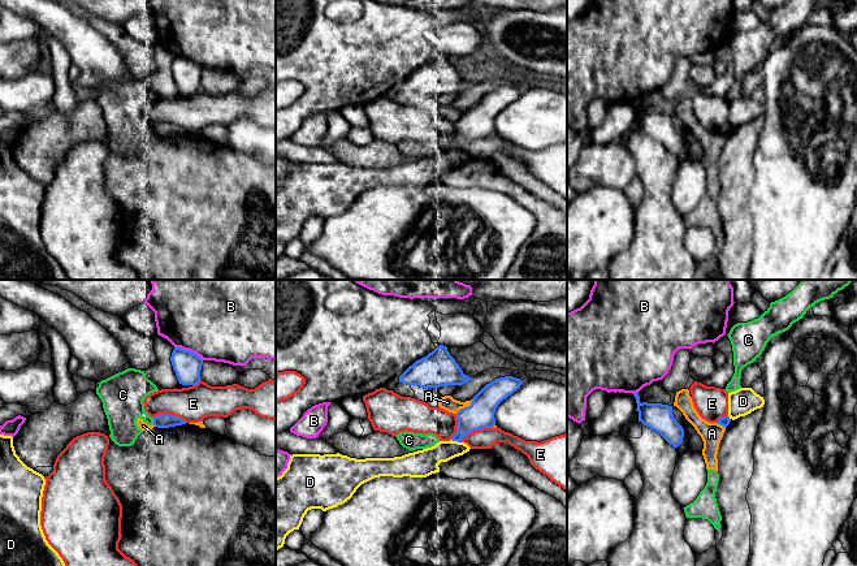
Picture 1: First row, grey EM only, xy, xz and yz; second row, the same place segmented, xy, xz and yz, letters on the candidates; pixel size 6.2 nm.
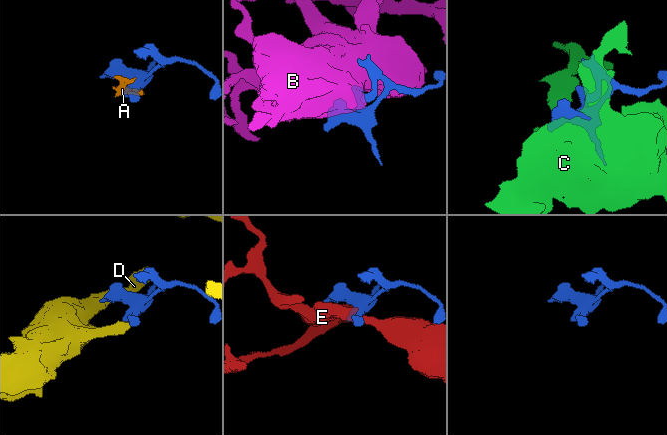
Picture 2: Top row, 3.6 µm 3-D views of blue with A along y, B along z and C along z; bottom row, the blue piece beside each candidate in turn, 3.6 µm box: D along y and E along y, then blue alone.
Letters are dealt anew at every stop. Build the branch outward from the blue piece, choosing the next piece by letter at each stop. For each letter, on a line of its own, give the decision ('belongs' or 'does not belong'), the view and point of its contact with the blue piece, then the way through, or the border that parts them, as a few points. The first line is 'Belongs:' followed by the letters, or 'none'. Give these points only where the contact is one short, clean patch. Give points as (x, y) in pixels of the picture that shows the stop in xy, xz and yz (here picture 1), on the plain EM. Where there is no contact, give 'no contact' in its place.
Belongs: none
A: does not belong; contact xz (464, 116); border xz (472, 108), (467, 115), (461, 116), (455, 121)
B: does not belong; contact xy (187, 59)
C: does not belong; contact xy (154, 129)
D: does not belong; contact xz (457, 148)
E: does not belong; contact xz (475, 138); border xz (492, 134), (474, 138), (461, 150)

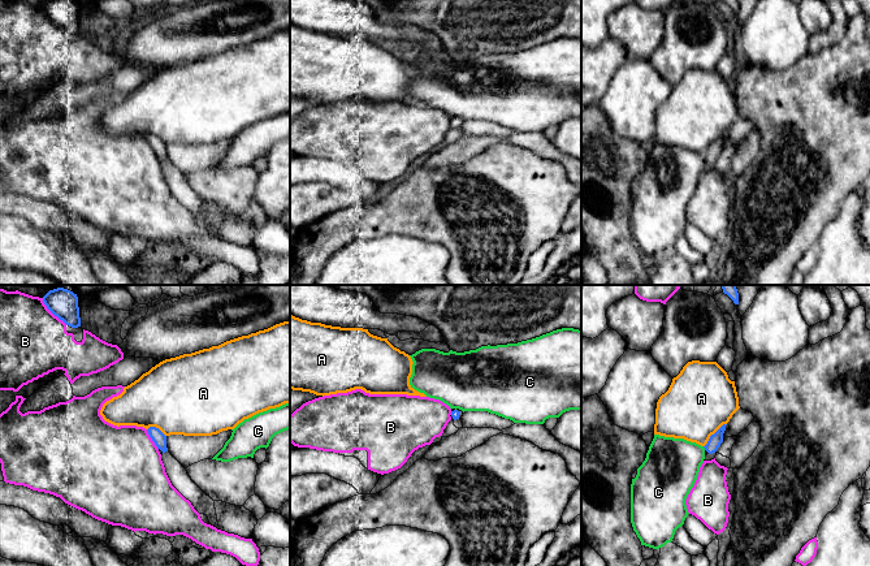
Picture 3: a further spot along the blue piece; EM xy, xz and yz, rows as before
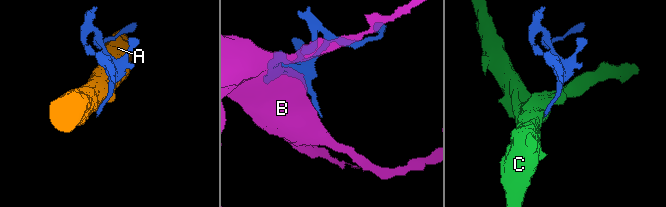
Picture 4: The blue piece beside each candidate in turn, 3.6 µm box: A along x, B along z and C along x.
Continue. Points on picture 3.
Belongs: none
A: does not belong; contact yz (714, 142); border yz (726, 132), (710, 145), (704, 155)
B: does not belong; contact xy (52, 21)
C: does not belong; contact yz (704, 155); border yz (702, 155), (705, 158)

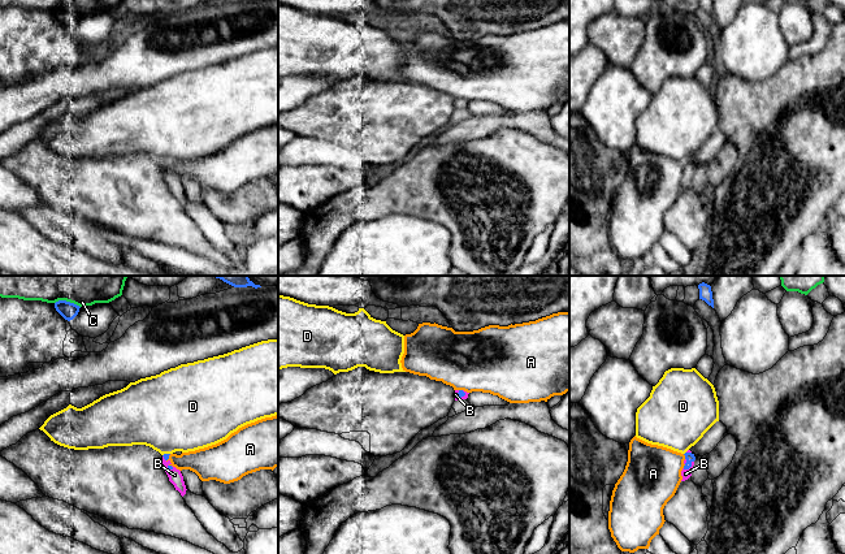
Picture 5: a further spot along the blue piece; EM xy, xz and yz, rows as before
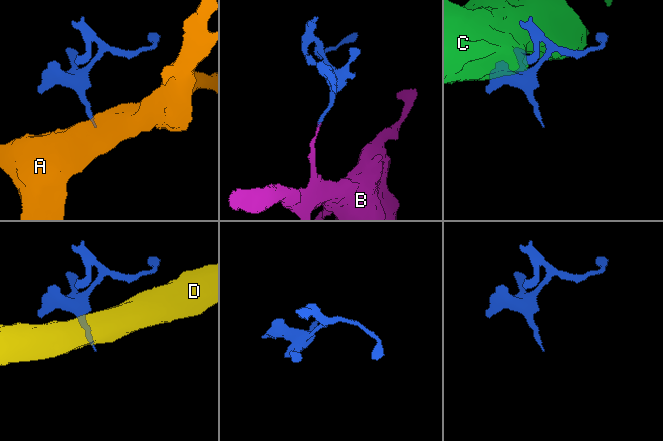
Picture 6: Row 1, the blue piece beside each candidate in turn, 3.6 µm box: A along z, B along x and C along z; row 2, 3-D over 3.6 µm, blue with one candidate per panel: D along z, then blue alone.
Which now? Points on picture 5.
Belongs: B
A: does not belong; contact yz (685, 165); border yz (683, 163), (685, 167)
B: belongs; contact yz (689, 176); way yz (689, 165), (689, 176), (685, 182)
C: does not belong; contact xy (68, 11)
D: does not belong; contact xy (165, 163); border xy (169, 161), (163, 164)

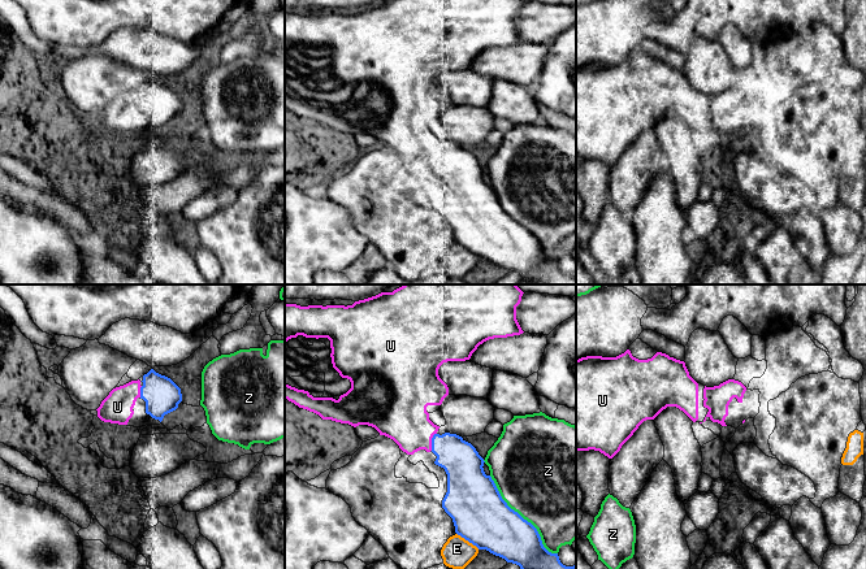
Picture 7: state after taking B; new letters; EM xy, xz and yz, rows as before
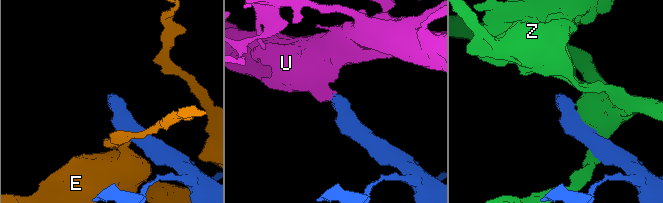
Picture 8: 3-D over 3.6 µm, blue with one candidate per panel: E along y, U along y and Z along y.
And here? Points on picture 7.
Belongs: U
E: does not belong; contact xz (468, 250)
U: belongs; contact xz (432, 151)
Z: does not belong; contact xz (522, 226)

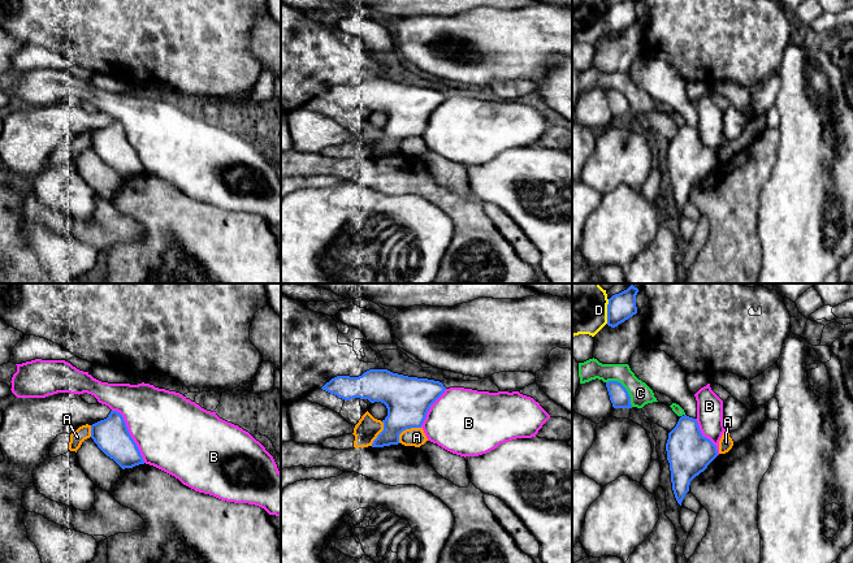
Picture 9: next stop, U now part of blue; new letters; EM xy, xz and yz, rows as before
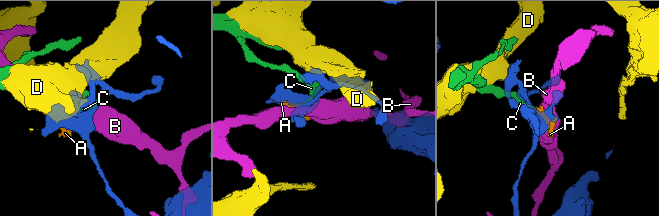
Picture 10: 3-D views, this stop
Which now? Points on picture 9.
Belongs: none
A: does not belong; contact xz (406, 137); border xz (420, 135), (405, 138), (399, 143), (398, 150)
B: does not belong; contact xy (129, 143)
C: does not belong; contact yz (624, 96)
D: does not belong; contact yz (607, 20)

